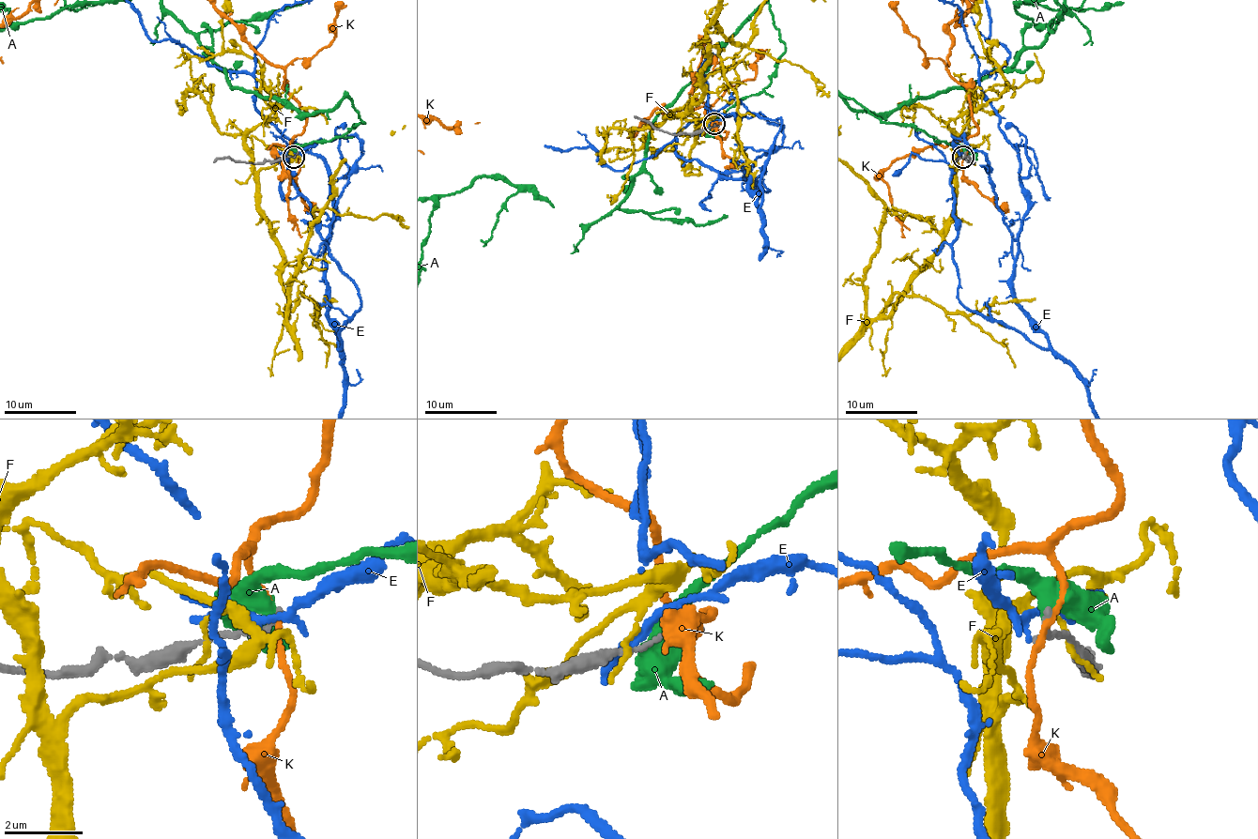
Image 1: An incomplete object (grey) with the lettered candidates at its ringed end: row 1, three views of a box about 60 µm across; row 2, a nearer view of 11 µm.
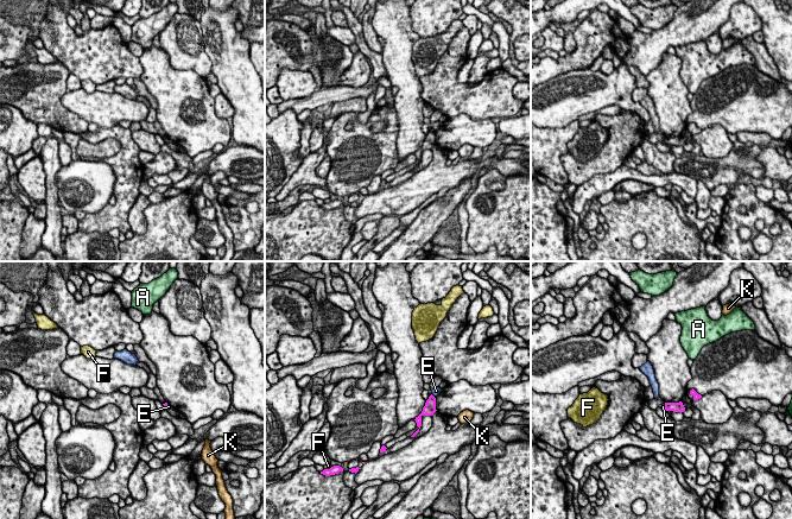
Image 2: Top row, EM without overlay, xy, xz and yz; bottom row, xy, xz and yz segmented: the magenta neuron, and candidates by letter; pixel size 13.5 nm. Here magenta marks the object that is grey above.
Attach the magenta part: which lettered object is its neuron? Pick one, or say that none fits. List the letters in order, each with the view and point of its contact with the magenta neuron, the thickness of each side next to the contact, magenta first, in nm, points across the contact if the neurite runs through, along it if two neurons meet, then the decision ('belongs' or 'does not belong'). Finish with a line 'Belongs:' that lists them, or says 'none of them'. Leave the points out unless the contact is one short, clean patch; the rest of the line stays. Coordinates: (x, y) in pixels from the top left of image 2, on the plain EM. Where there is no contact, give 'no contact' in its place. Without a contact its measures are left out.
A: no contact; does not belong
E: contact xy (166, 140); calibres 60 and 60 nm; border xy (166, 138), (168, 143); does not belong
F: contact xz (328, 203); calibres 120 and 60 nm; border xz (331, 201), (324, 203); does not belong
K: no contact; does not belong
Belongs: none of them

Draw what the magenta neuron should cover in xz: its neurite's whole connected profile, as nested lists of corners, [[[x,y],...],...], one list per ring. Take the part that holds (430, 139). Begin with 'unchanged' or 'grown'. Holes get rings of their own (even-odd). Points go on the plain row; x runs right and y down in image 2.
unchanged | [[[431,128],[423,141],[422,147],[416,151],[417,160],[420,163],[422,160],[422,151],[423,150],[432,150],[436,146],[436,132]]]

